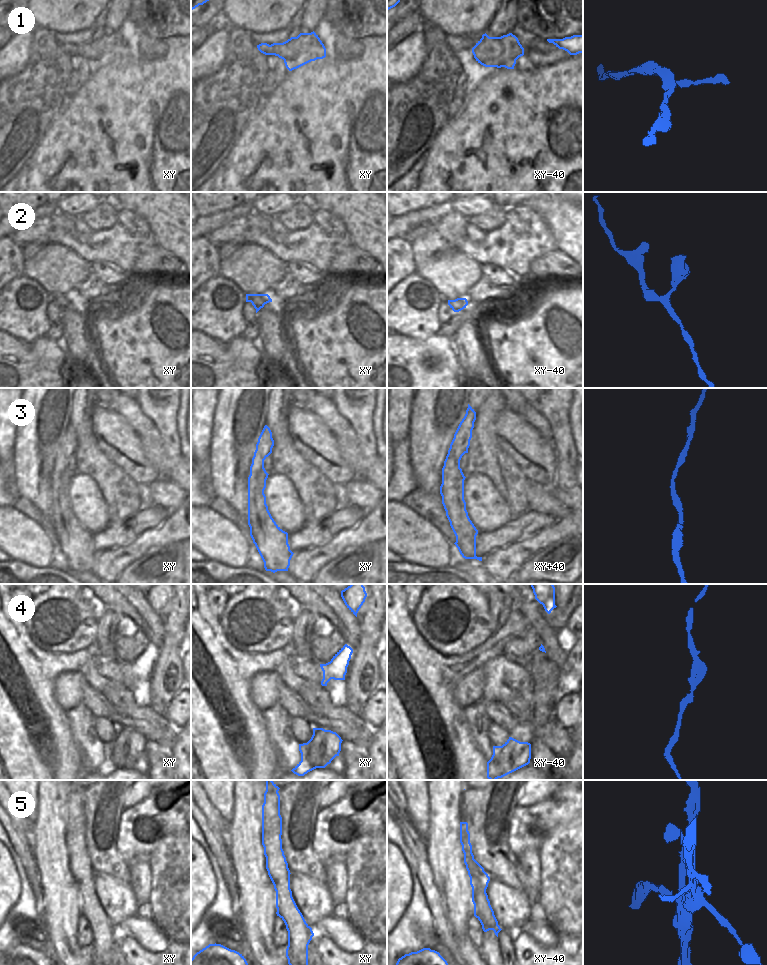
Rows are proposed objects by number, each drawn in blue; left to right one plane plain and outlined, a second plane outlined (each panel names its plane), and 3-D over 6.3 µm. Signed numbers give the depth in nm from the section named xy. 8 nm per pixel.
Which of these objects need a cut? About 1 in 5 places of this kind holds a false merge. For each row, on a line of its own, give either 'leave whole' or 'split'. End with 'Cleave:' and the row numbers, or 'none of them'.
1: leave whole
2: leave whole
3: split
4: leave whole
5: split
Cleave: 3, 5

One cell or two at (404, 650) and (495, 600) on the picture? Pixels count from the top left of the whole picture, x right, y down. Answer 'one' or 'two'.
two

